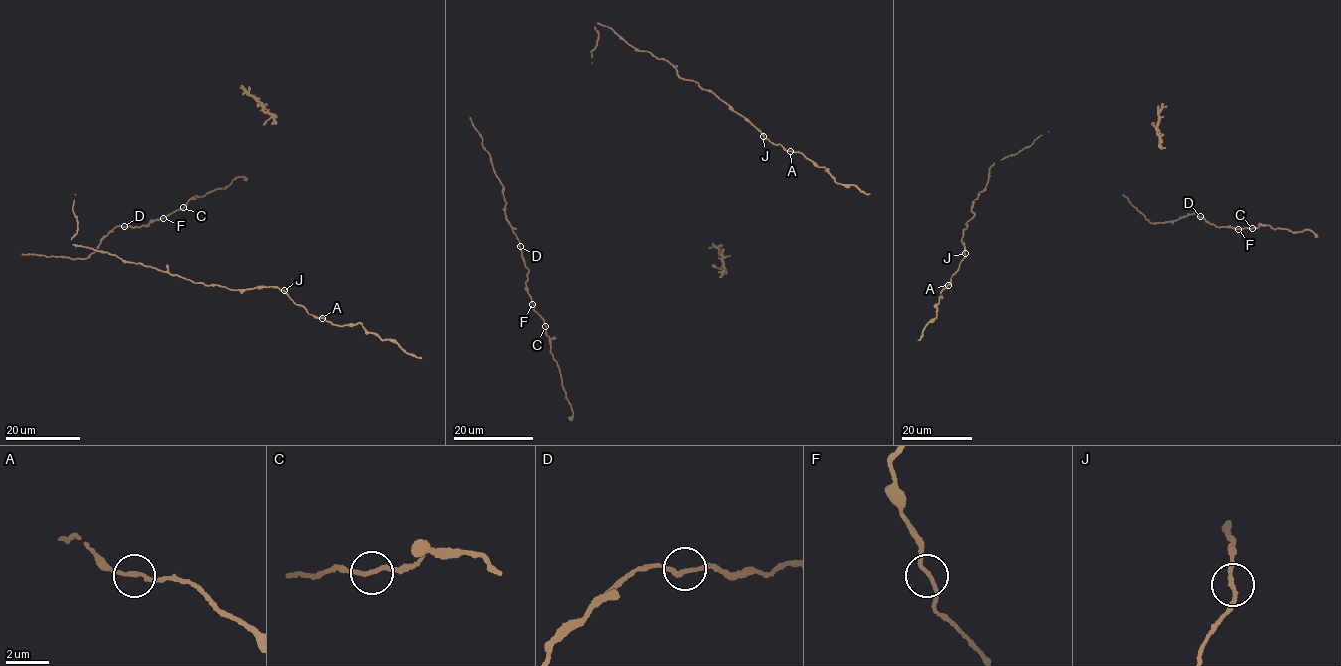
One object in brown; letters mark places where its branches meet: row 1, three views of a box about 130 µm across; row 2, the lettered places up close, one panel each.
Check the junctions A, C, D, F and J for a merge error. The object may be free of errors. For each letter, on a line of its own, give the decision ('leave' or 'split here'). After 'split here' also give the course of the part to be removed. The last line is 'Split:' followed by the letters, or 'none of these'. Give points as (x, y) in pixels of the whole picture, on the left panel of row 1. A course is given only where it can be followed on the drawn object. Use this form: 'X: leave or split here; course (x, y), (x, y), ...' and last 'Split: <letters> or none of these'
A: leave
C: leave
D: leave
F: leave
J: leave
Split: none of these

